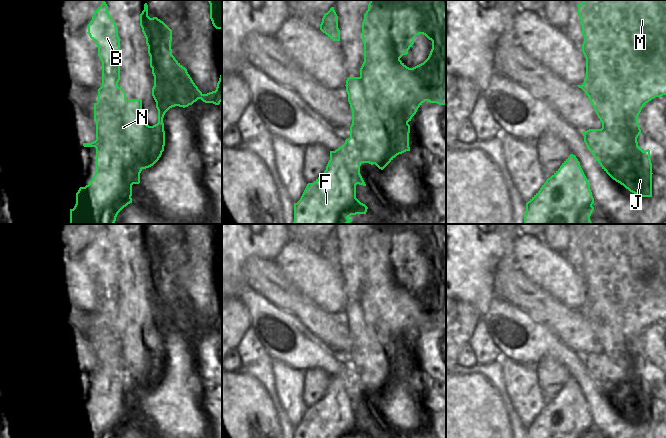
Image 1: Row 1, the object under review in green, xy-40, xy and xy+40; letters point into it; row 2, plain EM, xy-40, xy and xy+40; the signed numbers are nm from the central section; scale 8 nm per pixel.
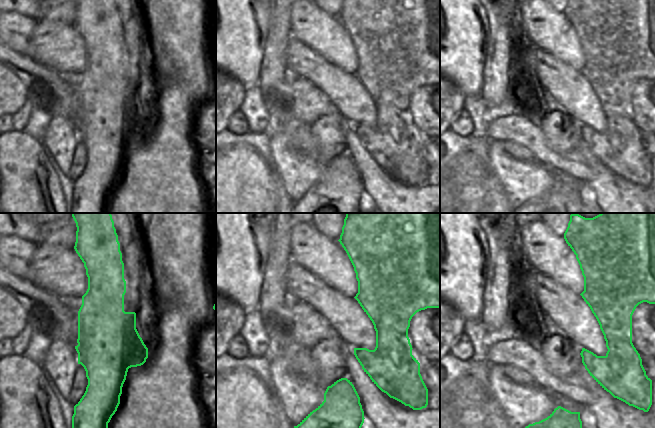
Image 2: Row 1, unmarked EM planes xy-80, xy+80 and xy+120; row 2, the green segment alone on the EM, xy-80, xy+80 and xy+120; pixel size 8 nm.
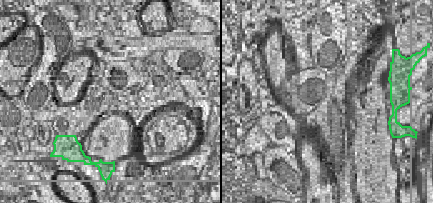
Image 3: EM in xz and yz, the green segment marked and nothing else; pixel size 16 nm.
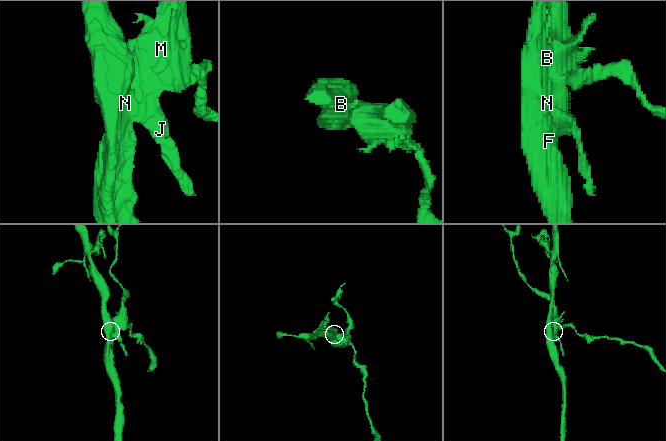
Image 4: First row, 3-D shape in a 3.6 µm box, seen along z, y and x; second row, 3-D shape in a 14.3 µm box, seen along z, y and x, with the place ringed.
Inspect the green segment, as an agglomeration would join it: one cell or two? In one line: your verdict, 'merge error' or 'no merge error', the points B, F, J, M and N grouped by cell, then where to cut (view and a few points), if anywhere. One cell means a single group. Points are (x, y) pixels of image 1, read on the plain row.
merge error; groups B F N / J M; cut xy (359, 301), (392, 365), (362, 386)

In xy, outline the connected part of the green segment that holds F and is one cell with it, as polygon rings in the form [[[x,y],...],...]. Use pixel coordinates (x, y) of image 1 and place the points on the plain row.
[[[360,301],[346,304],[348,326],[352,334],[350,362],[336,373],[330,375],[326,394],[313,406],[308,407],[300,424],[294,427],[294,438],[366,438],[368,431],[356,422],[356,409],[366,410],[361,398],[362,380],[369,375],[385,375],[393,365],[386,360],[386,352],[380,342],[371,337],[364,320]]]

